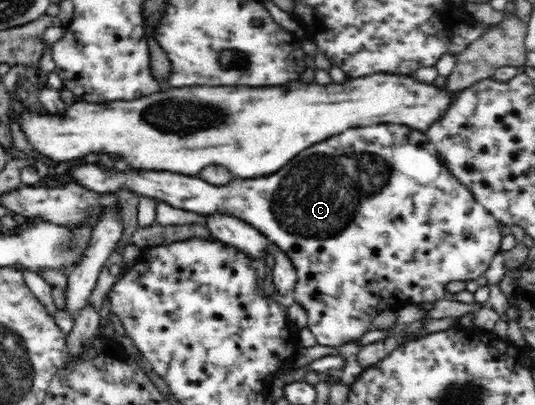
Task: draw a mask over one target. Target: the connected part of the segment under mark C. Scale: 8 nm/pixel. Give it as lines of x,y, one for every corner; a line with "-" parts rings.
379,122
378,124
356,126
340,133
340,135
336,135
336,137
332,137
332,139
328,139
328,141
322,141
322,143
302,151
294,161
290,161
288,165
284,165
280,171
276,171
270,177
252,177
244,179
244,181
240,181
241,178
238,178
238,181
232,181
224,187
210,185
210,182
197,176
163,171
135,171
134,168
120,169
118,166
116,168
106,168
100,163
84,163
81,166
69,169
66,173
72,181
77,181
78,185
84,185
86,189
96,193
116,195
120,189
124,189
124,191
132,191
138,196
153,197
160,202
184,211
197,214
217,215
217,213
222,213
222,215
236,216
238,219
246,221
247,224
256,227
262,235
266,235
270,241
276,243
279,251
286,252
288,260
294,264
297,277
293,291
294,301
306,310
308,316
307,327
315,335
318,344
335,348
346,342
358,340
362,335
368,333
370,331
370,321
376,315
382,313
384,309
390,309
392,305
394,305
394,309
398,309
400,303
432,303
436,299
444,299
446,285
450,281
482,280
482,275
489,268
492,257
498,251
501,251
500,241
502,241
505,233
492,213
478,203
474,194
466,189
456,177
450,175
450,171
442,165
442,161
438,161
438,153
434,153
434,144
431,143
430,138
424,132
406,125
398,126
395,123

